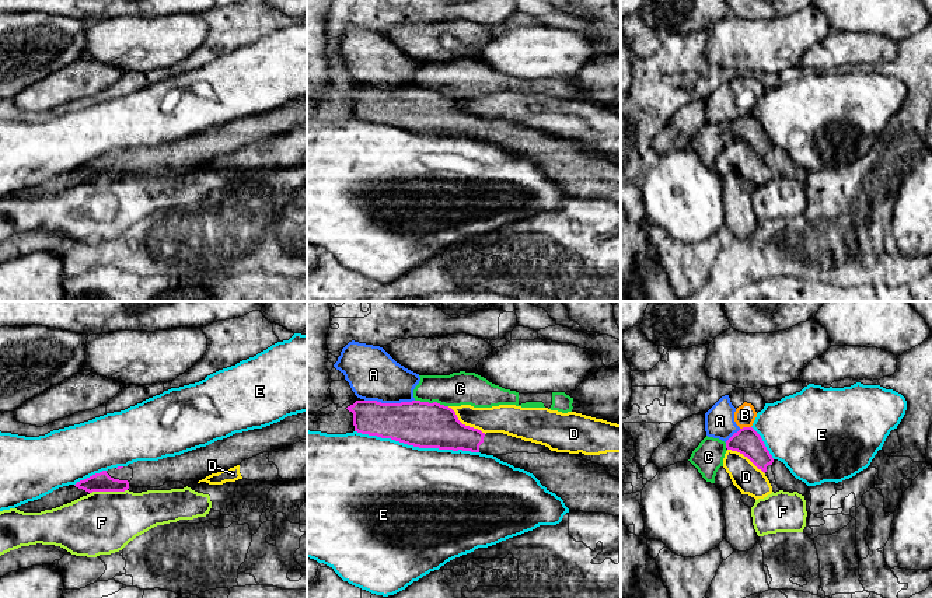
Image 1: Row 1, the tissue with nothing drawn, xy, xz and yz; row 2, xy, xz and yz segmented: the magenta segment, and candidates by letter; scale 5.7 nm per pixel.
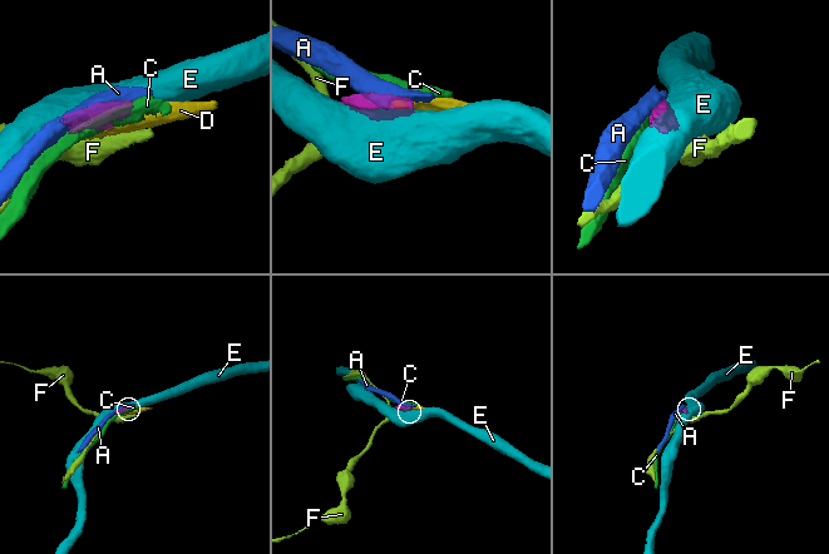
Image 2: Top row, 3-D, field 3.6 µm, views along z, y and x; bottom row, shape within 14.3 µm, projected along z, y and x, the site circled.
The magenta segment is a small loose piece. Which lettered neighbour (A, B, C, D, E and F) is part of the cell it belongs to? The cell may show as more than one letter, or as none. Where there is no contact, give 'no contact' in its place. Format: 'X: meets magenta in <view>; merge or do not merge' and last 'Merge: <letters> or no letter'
A: meets magenta in xz; do not merge
B: meets magenta in yz; do not merge
C: meets magenta in xz; do not merge
D: meets magenta in xz; do not merge
E: meets magenta in xz; do not merge
F: meets magenta in xy; do not merge
Merge: no letter

